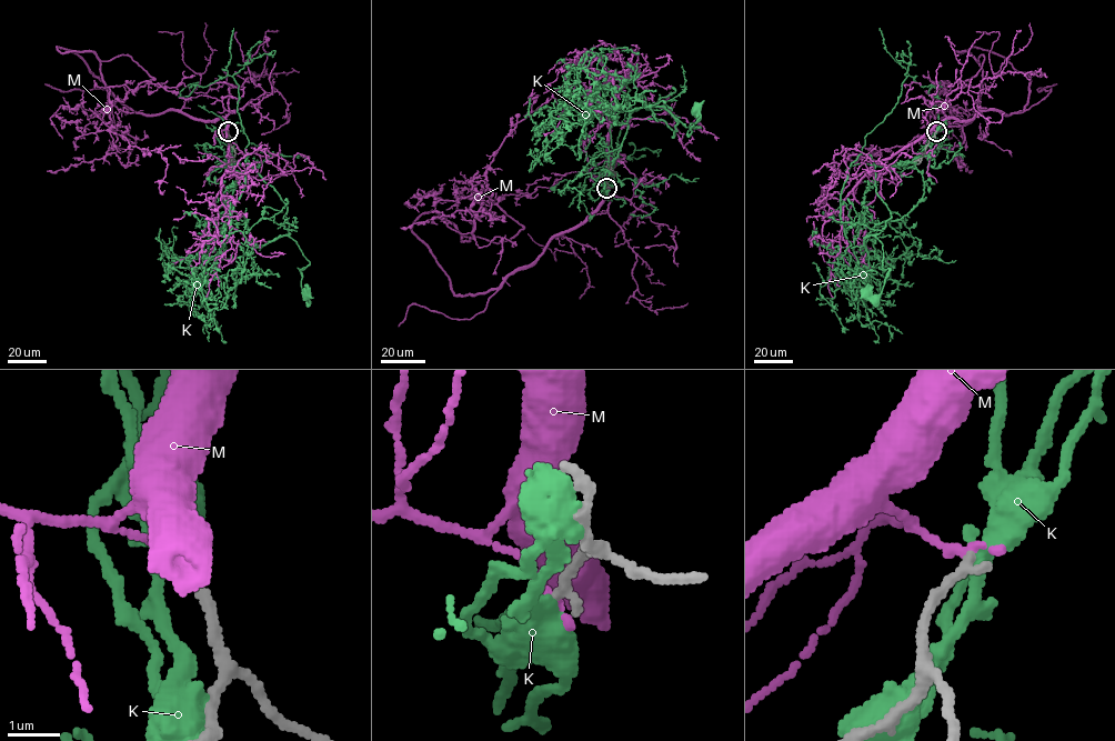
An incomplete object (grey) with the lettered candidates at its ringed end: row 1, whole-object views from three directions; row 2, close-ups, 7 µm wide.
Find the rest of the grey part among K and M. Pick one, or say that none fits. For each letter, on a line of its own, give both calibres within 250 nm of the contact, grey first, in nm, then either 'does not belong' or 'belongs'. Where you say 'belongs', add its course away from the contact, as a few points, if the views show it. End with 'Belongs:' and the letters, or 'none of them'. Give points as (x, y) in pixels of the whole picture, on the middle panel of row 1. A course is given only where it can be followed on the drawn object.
K: calibres 190 and 440 nm; does not belong
M: calibres 190 and 180 nm; does not belong
Belongs: none of them

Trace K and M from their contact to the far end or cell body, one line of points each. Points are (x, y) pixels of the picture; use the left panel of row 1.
K: (227, 131), (235, 177), (229, 202), (259, 246), (287, 236), (297, 243), (309, 261), (299, 268), (305, 293)
M: (228, 131), (222, 118), (133, 112), (77, 53), (57, 47), (96, 54), (111, 124), (166, 158), (163, 192)

